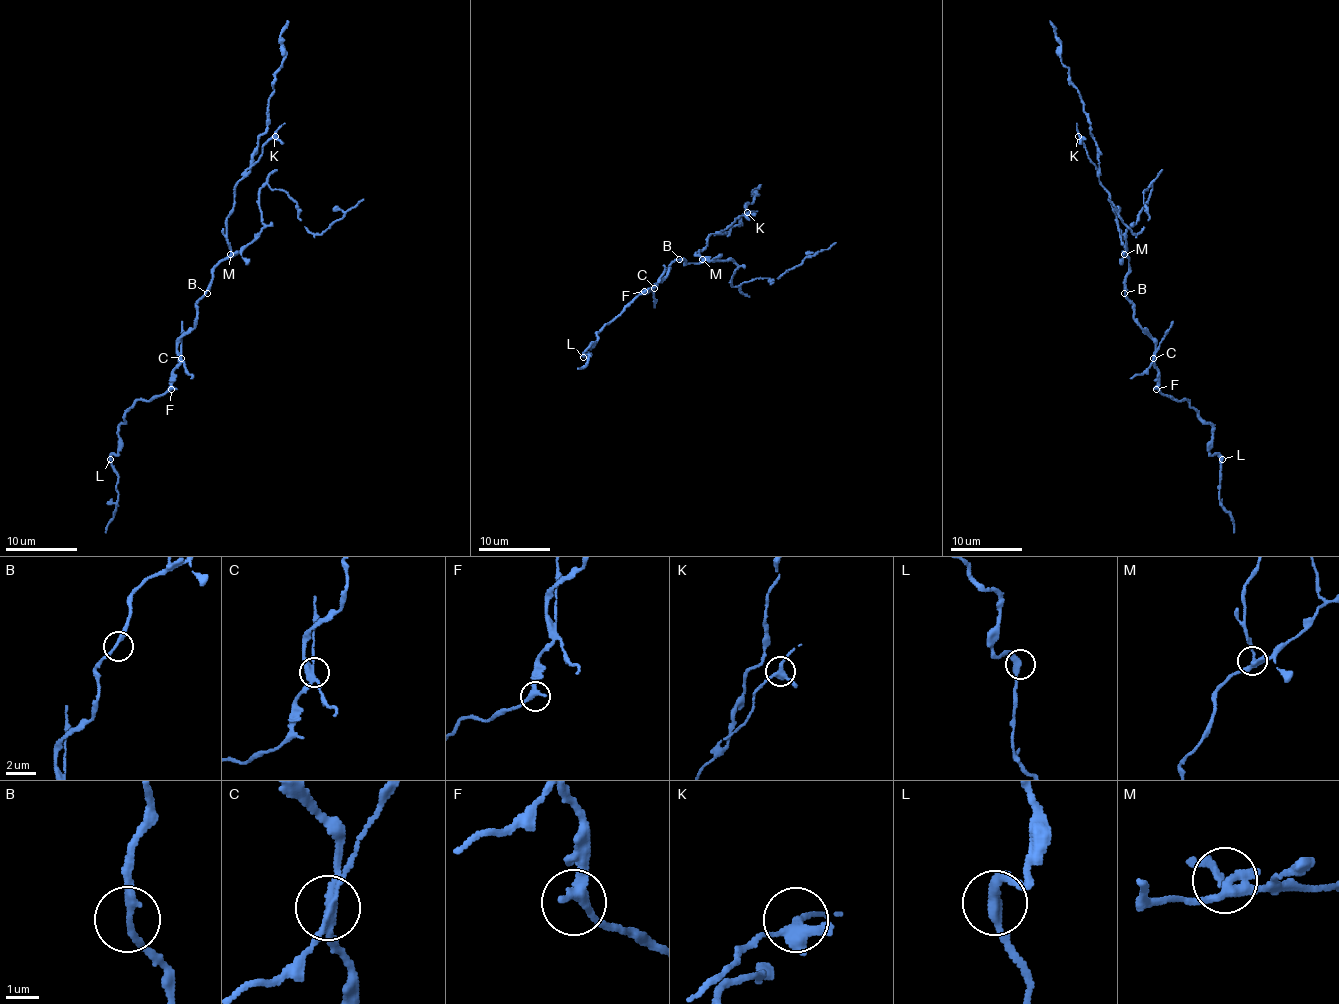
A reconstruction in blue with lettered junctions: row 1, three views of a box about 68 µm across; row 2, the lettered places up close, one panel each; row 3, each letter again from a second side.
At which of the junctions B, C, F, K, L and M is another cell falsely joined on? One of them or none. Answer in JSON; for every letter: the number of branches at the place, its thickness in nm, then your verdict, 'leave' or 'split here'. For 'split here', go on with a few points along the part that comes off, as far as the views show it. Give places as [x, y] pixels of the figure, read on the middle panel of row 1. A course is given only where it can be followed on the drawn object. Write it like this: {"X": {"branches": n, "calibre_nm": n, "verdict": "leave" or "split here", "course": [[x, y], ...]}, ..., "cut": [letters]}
{"B": {"branches": 2, "calibre_nm": 240, "verdict": "leave"}, "C": {"branches": 4, "calibre_nm": 280, "verdict": "split here", "course": [[654, 287], [654, 307]]}, "F": {"branches": 2, "calibre_nm": 320, "verdict": "leave"}, "K": {"branches": 3, "calibre_nm": 280, "verdict": "leave"}, "L": {"branches": 2, "calibre_nm": 320, "verdict": "leave"}, "M": {"branches": 4, "calibre_nm": 280, "verdict": "leave"}, "cut": ["C"]}

